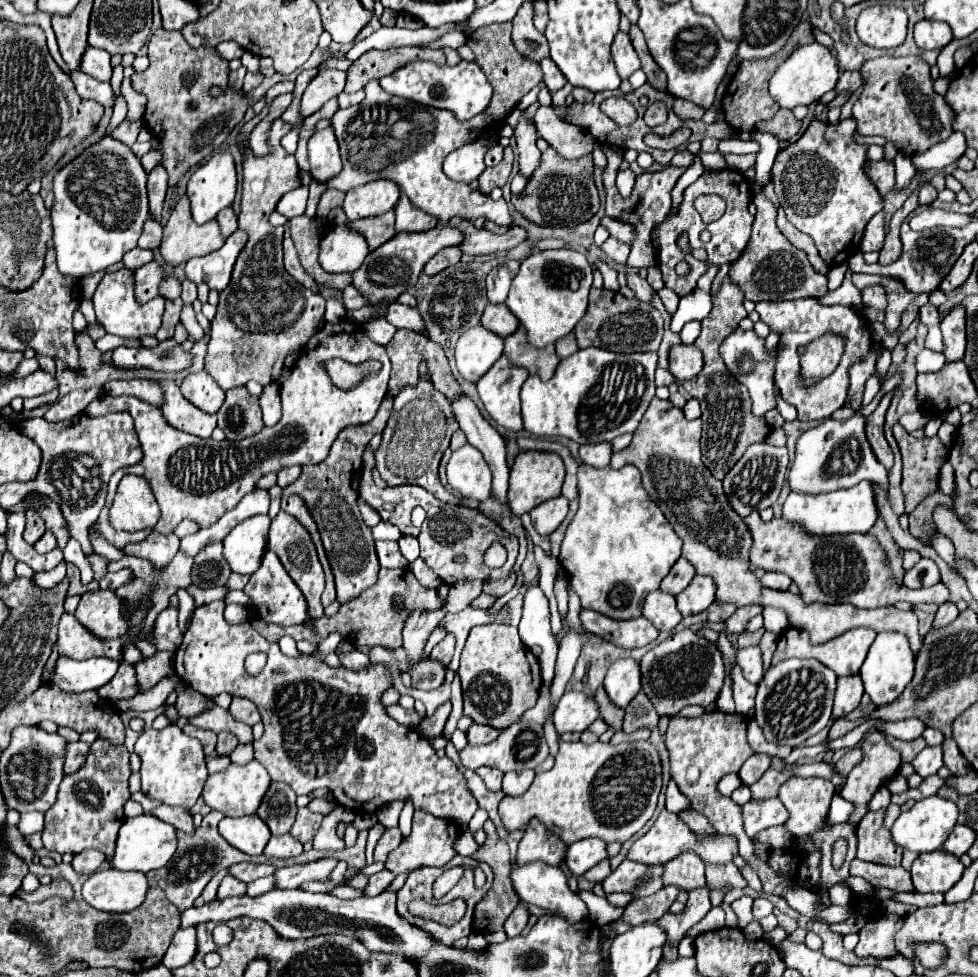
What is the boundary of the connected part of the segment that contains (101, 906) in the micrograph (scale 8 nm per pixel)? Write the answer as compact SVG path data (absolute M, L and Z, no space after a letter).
M109 868L89 876L83 884L83 898L103 912L129 912L143 904L147 890L149 882L143 872Z

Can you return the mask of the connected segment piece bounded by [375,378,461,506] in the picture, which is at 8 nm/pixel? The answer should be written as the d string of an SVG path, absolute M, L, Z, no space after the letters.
M419 378L415 386L405 386L397 396L395 396L395 406L391 412L391 418L383 430L383 440L381 446L375 454L375 466L381 472L381 478L389 486L403 486L403 484L415 484L425 490L429 490L433 496L437 496L443 502L449 504L461 504L451 492L443 488L439 482L439 460L443 452L449 448L451 434L459 428L451 402L435 390L431 380Z

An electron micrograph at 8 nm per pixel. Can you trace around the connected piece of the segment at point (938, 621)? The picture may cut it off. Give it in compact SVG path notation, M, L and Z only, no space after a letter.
M951 602L941 604L941 606L939 606L939 612L937 612L937 618L935 618L935 622L933 622L933 628L937 628L937 626L947 626L949 622L953 622L953 620L957 618L957 614L959 614L959 610L957 610L955 604L951 604Z

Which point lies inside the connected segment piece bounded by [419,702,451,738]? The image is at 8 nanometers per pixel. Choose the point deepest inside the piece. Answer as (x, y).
(433, 726)

